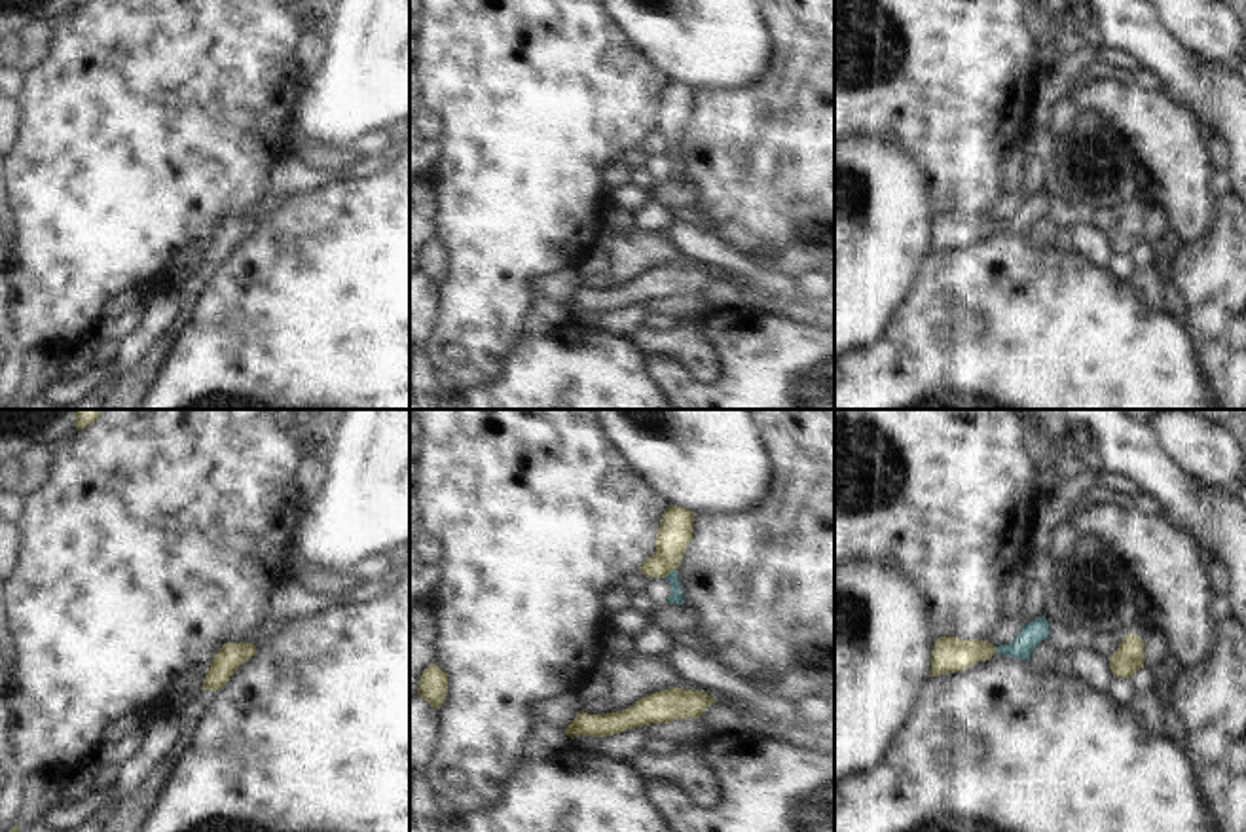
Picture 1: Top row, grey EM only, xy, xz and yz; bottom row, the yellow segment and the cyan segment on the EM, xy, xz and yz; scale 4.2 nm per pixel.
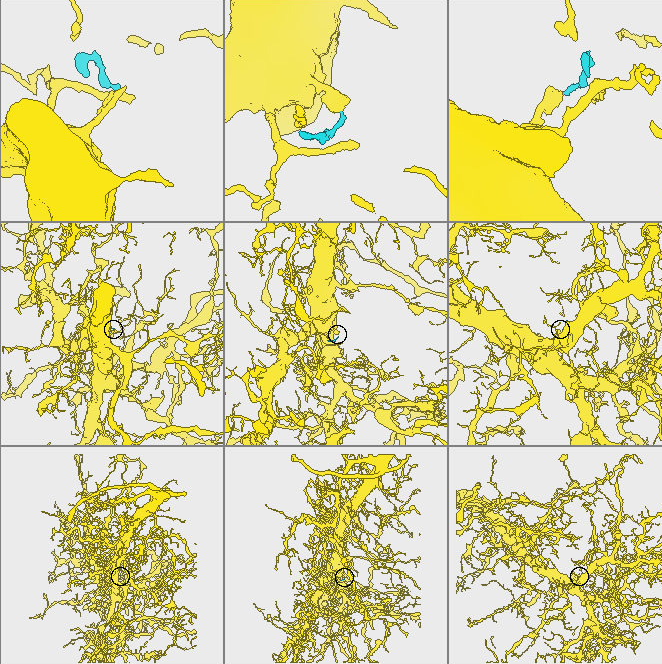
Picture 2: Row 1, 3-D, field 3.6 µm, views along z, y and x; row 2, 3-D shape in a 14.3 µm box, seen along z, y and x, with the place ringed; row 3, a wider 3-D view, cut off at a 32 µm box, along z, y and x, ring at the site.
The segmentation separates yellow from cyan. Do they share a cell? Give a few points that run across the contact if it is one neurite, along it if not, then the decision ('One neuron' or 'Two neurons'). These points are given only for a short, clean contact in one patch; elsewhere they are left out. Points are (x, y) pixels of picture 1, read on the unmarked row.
Line: xz (676, 103), (670, 120), (670, 146), (676, 173). One neuron.

